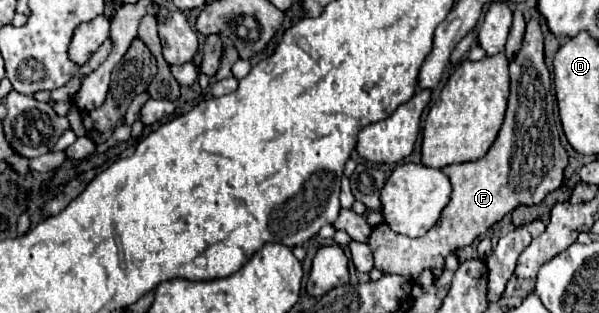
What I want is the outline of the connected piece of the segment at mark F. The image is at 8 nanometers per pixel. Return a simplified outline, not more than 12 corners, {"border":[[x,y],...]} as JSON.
{"border":[[539,22],[481,160],[443,168],[453,194],[425,236],[385,222],[375,268],[439,276],[517,206],[561,186],[569,156]]}

